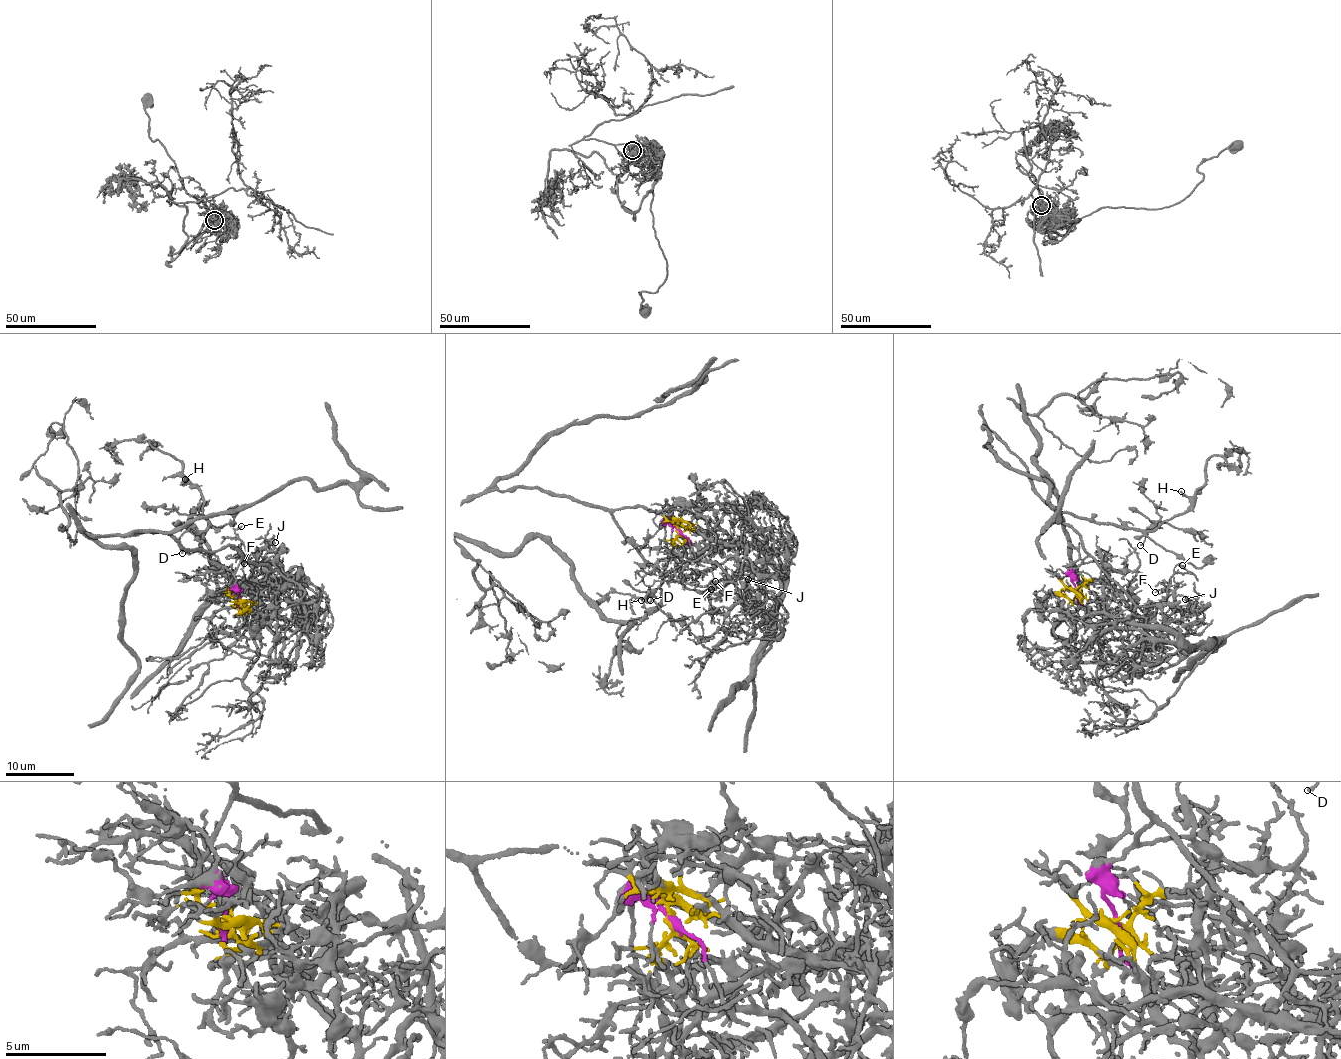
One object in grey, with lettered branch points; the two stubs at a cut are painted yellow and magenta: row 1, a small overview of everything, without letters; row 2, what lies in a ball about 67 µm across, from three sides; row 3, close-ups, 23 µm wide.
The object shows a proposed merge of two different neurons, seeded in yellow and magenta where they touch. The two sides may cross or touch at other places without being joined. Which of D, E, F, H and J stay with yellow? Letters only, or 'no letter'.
E, F, J

